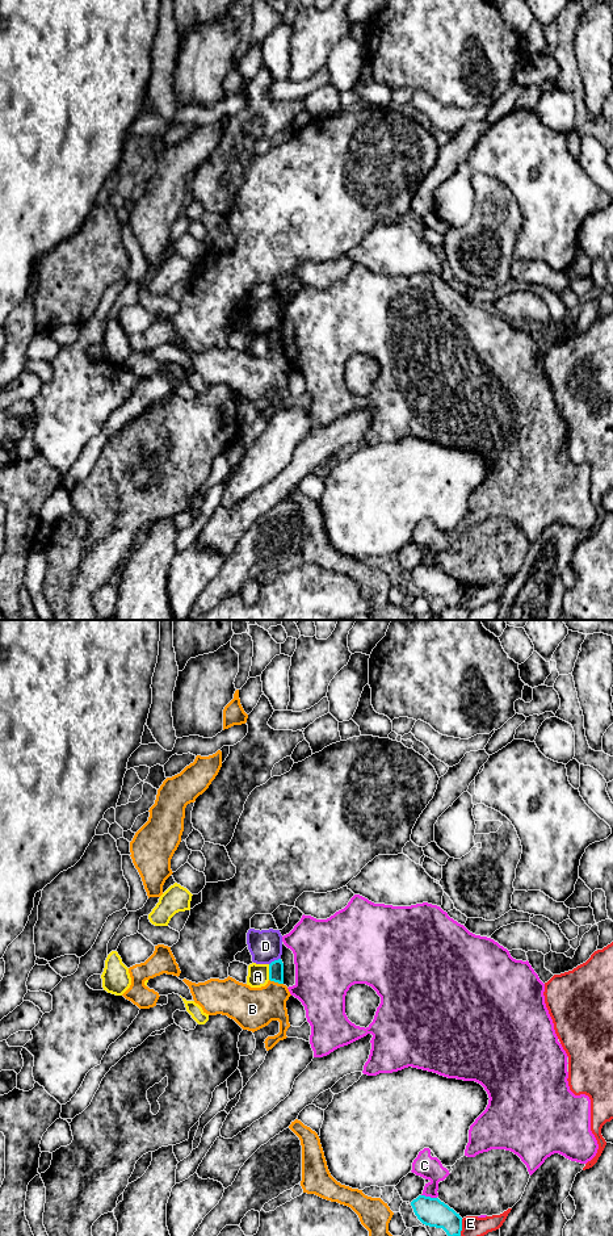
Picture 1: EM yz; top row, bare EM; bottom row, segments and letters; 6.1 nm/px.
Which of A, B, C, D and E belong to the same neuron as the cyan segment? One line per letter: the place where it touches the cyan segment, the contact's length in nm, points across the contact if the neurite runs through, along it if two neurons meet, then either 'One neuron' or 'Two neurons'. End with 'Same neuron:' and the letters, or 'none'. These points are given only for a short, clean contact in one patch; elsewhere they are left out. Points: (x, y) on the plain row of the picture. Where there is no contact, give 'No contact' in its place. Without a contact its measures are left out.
A: Touches cyan at yz (269, 342). Shared border 100 nm. Boundary: yz (268, 334), (269, 348). Two neurons
B: Touches cyan at yz (276, 351). Shared border 90 nm. Two neurons
C: Touches cyan at yz (429, 566). Shared border 100 nm. Two neurons
D: Touches cyan at yz (274, 330). Shared border 80 nm. Two neurons
E: Touches cyan at yz (461, 596). Shared border 110 nm. Two neurons
Same neuron: none

